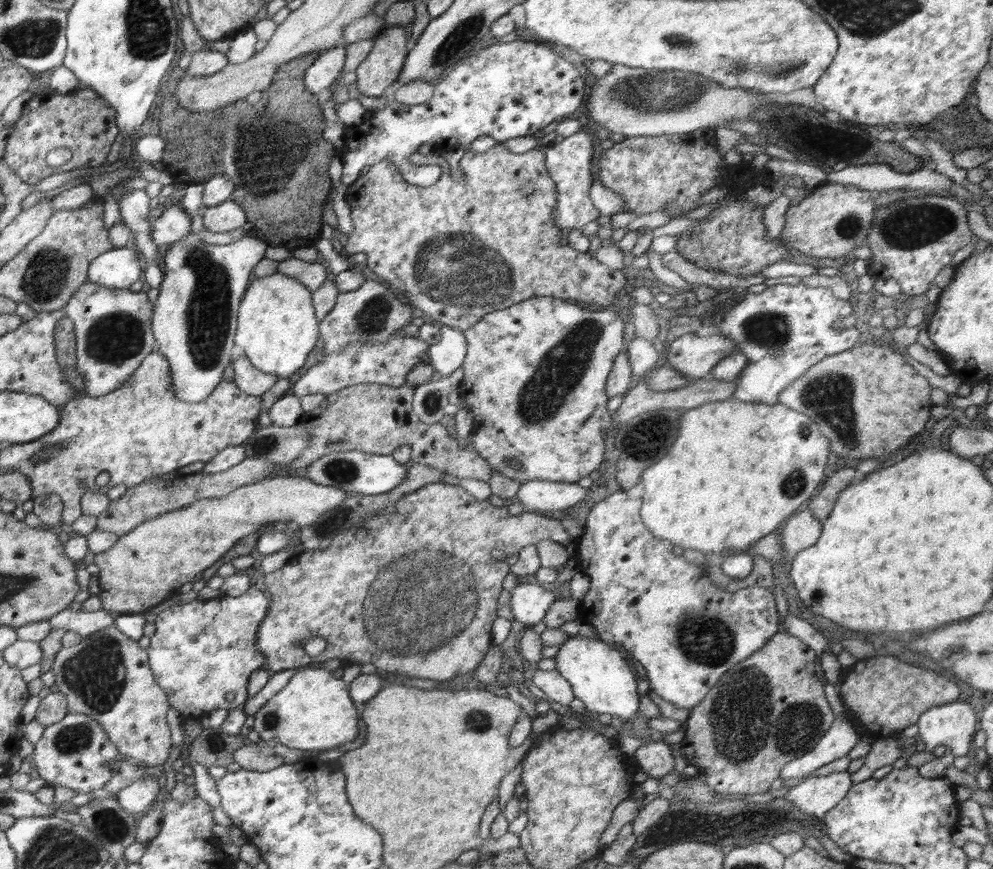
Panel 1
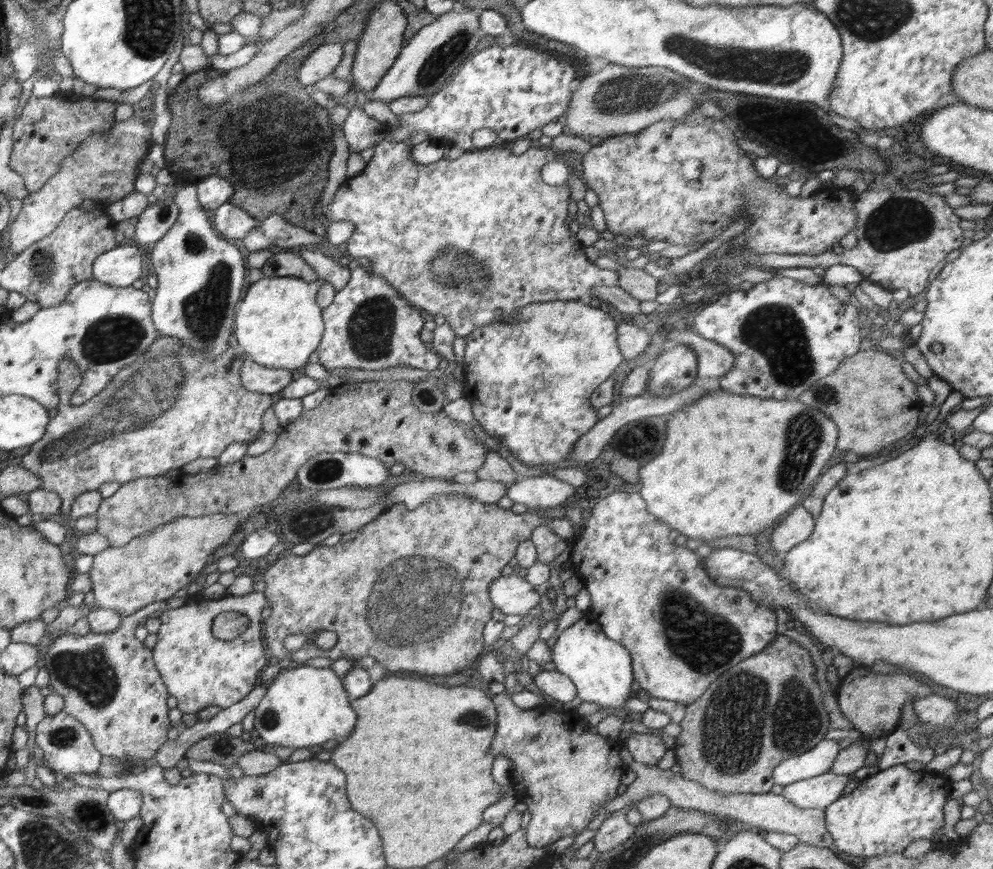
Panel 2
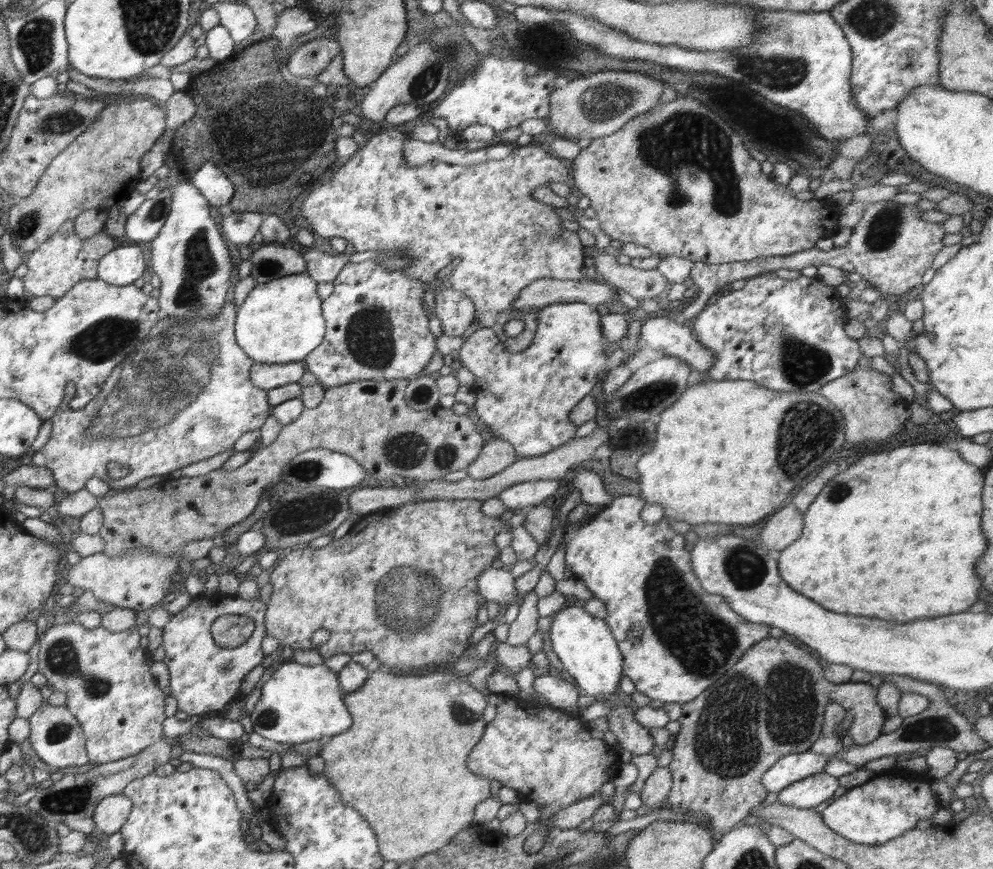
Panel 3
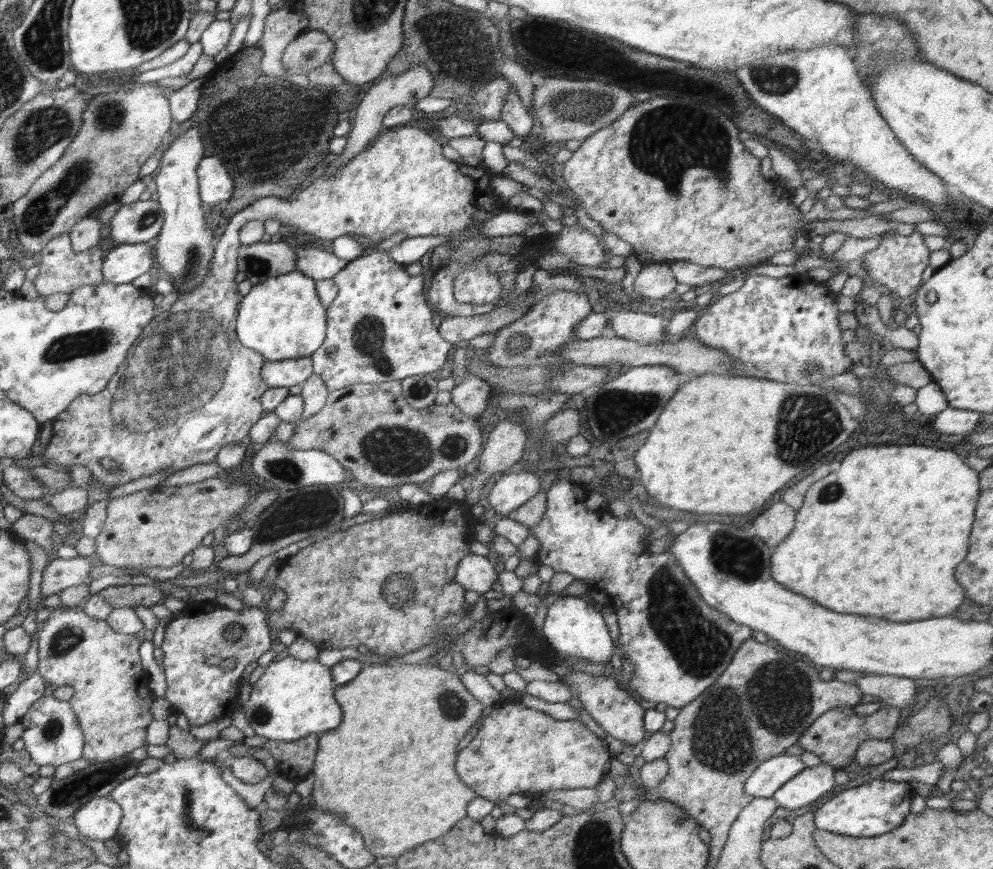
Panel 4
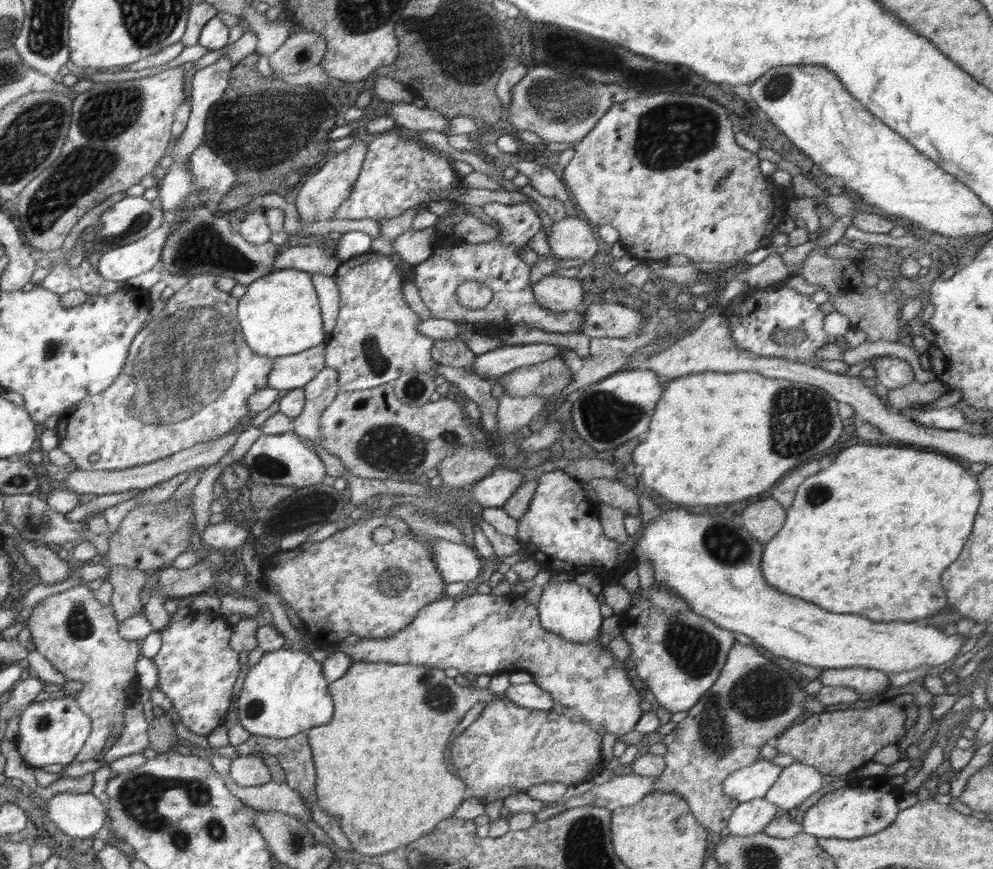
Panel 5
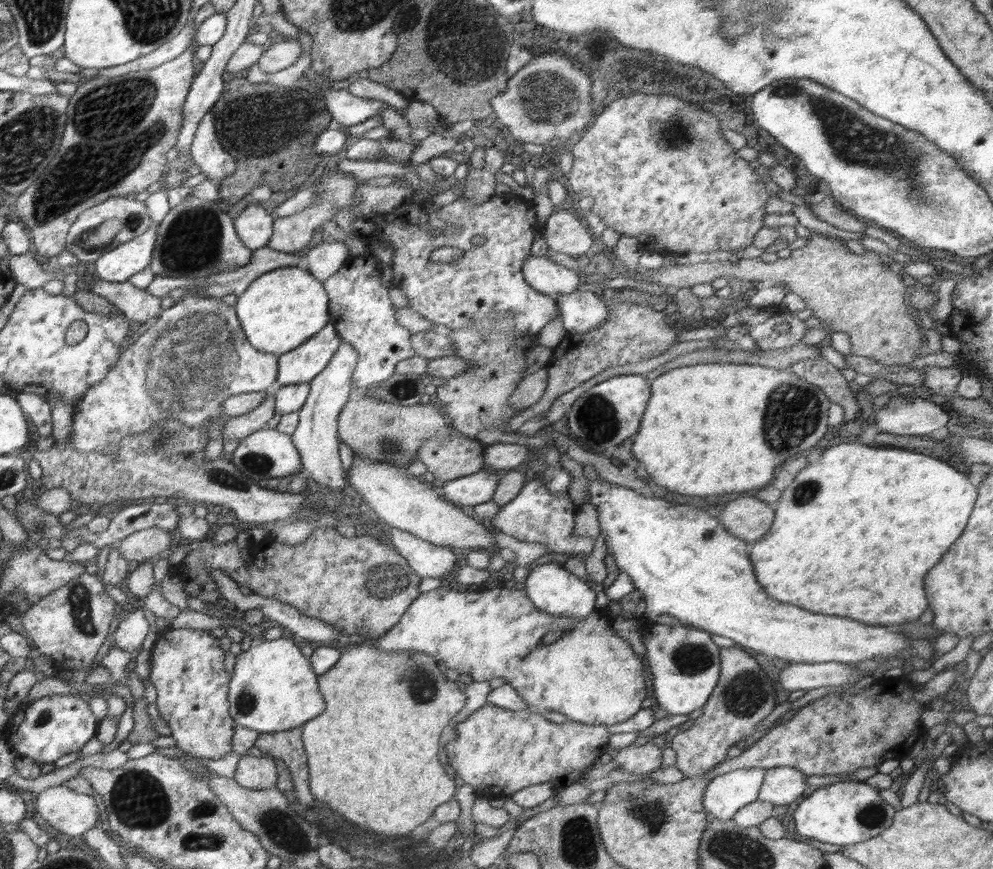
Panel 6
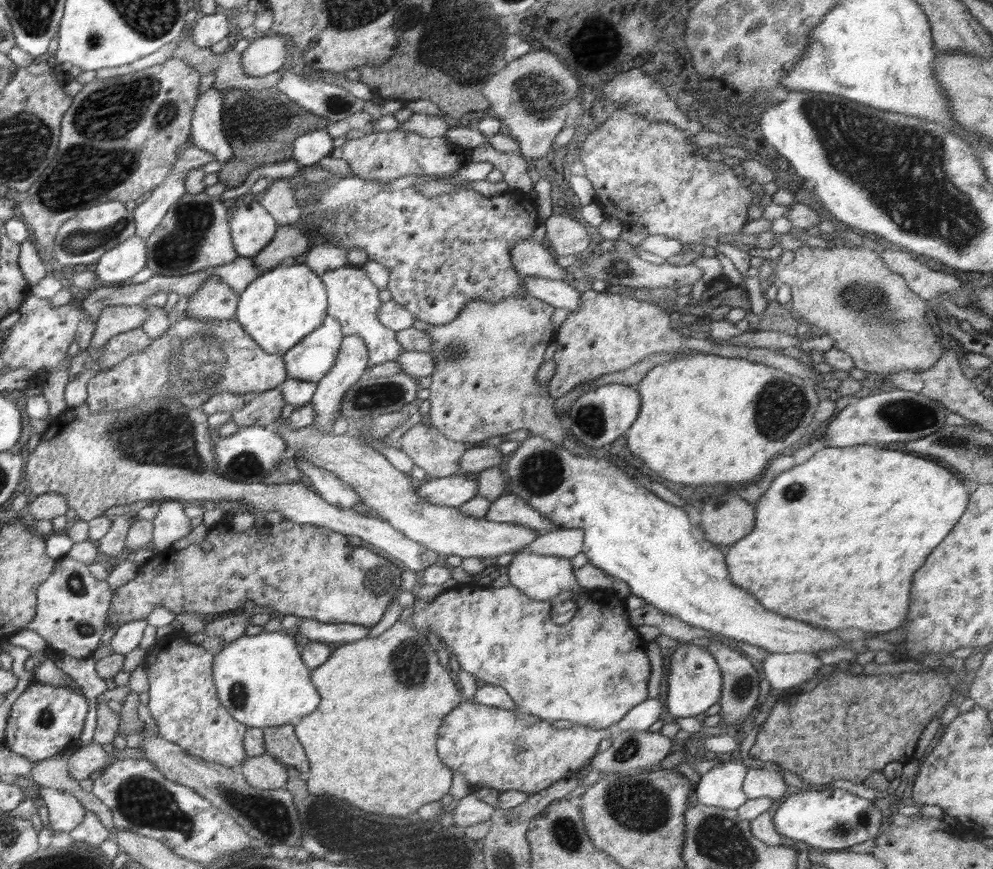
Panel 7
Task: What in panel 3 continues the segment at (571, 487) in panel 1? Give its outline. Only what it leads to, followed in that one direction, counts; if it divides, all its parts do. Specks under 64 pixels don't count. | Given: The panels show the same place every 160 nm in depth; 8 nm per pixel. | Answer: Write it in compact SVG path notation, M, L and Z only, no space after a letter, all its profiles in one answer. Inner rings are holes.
M540 479L534 481L524 481L513 484L505 488L497 498L502 500L502 504L507 509L523 511L533 507L538 502L543 502L558 490L560 482L554 479Z

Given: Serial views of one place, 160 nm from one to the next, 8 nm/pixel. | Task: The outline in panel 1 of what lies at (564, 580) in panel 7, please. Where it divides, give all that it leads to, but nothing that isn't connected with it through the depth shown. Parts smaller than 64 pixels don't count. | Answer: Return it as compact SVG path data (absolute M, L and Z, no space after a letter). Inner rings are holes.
M571 636L564 644L559 646L555 656L556 669L572 685L573 695L582 700L588 710L598 714L611 714L613 717L630 719L638 710L640 696L636 692L636 680L628 664L624 662L618 648L605 643L601 639L592 639L584 636Z

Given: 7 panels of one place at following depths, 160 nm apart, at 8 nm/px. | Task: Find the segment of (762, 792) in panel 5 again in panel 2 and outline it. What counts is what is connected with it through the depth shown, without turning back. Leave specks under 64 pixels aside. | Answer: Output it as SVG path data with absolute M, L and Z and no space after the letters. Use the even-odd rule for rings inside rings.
M823 739L805 754L786 758L776 765L772 779L775 785L786 787L794 782L825 774L831 770L841 750L838 741Z

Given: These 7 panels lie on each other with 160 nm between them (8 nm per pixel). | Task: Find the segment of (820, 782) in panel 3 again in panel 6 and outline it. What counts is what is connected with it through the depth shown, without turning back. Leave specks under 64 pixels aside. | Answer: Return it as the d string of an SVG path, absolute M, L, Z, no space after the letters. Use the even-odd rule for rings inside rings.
M790 766L765 769L764 784L760 788L757 801L767 801L773 805L790 805L803 794L809 793L806 777L801 770Z

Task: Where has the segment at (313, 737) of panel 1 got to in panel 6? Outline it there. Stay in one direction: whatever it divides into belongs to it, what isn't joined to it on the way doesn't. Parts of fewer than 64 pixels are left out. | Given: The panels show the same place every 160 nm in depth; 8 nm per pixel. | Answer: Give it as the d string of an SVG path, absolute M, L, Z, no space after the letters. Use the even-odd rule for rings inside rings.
M280 637L276 640L260 639L250 641L235 658L235 665L230 675L229 699L230 715L235 725L256 732L282 732L306 725L314 718L320 717L326 709L325 697L320 691L319 677L316 672L310 672L308 658L300 654L300 648L290 637Z

